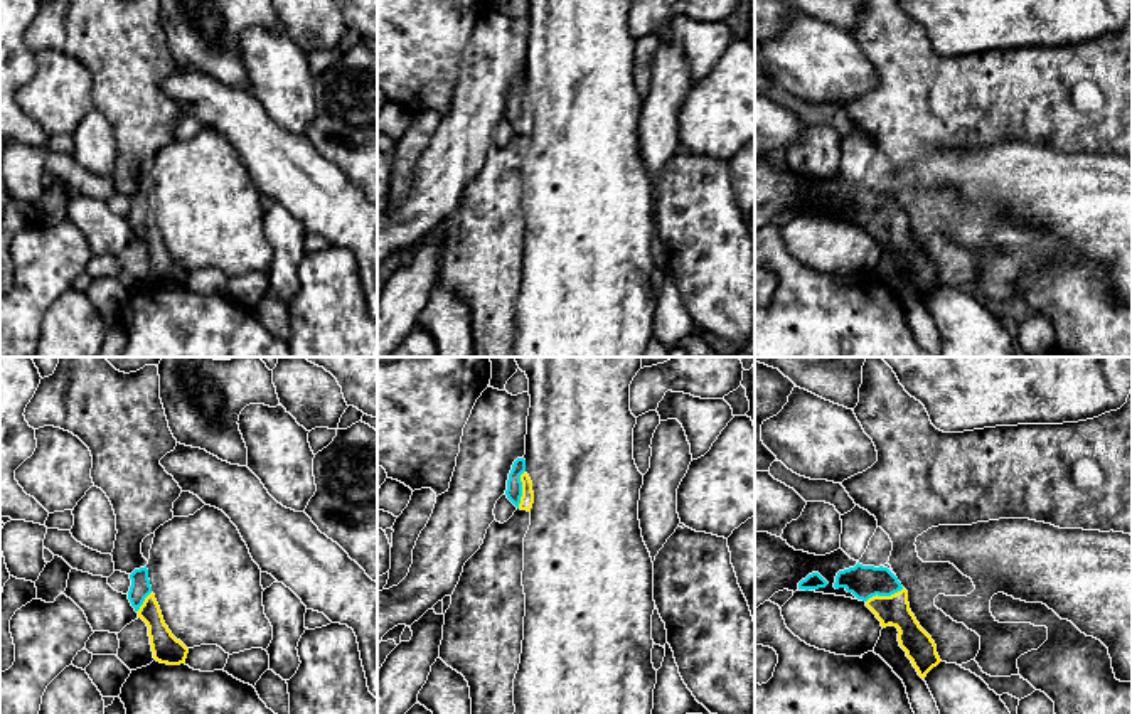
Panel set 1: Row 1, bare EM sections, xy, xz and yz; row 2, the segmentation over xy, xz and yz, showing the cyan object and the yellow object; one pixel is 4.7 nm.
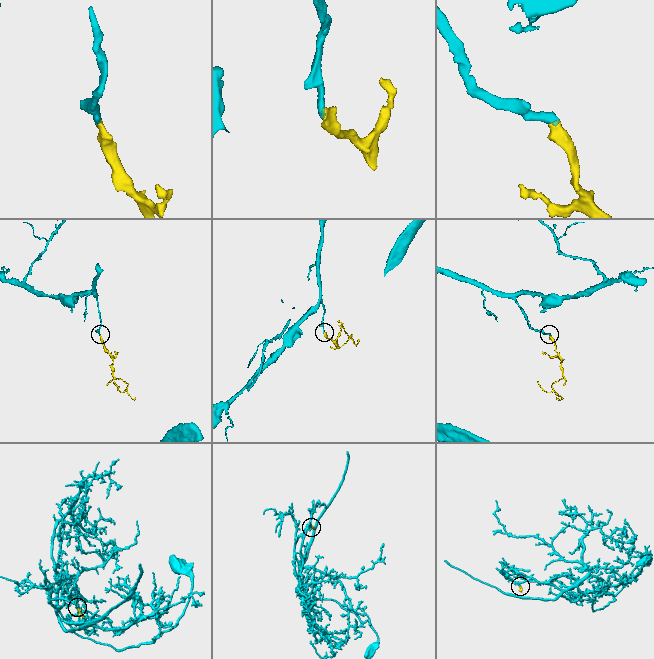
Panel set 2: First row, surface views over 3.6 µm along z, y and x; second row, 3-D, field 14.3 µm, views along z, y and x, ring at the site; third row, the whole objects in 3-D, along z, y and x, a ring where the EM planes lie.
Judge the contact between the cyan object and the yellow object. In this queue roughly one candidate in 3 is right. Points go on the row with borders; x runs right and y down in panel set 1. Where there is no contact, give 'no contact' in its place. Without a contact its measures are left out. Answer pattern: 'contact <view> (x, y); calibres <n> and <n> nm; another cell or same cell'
contact xz (521, 489); calibres 80 and 60 nm; same cell

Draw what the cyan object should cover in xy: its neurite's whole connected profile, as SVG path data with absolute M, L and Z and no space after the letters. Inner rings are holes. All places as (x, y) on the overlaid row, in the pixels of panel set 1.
M147 566L135 569L130 574L130 579L131 586L128 599L138 613L138 618L142 618L148 626L153 658L167 665L185 663L189 648L177 640L165 625L160 606L152 593Z

